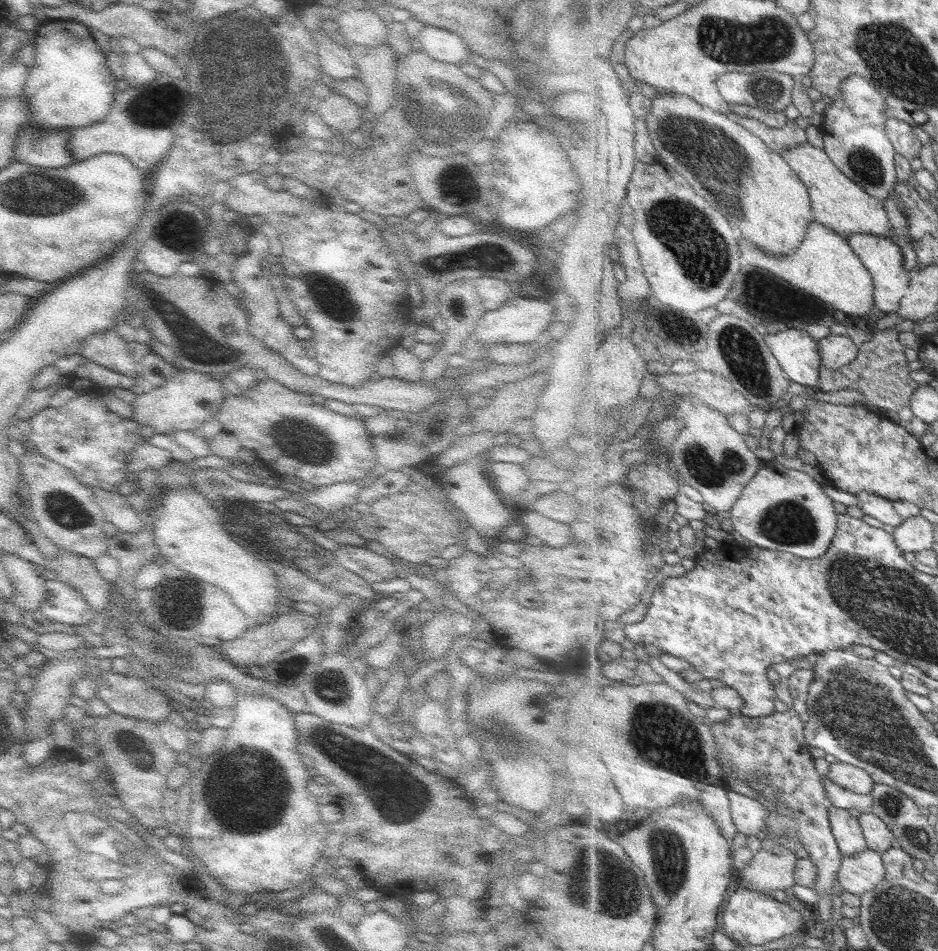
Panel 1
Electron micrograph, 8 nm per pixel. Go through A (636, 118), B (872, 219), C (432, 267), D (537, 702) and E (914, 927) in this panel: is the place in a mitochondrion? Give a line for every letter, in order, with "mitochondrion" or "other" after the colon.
A: other
B: other
C: other
D: other
E: mitochondrion

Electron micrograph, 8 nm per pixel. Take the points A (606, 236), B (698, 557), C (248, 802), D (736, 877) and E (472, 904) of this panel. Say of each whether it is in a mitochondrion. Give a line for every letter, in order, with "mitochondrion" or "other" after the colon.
A: other
B: other
C: mitochondrion
D: other
E: other

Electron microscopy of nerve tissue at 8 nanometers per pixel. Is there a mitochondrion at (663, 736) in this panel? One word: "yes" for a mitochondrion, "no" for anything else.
yes

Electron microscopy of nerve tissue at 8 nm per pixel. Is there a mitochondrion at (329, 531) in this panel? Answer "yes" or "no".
no

